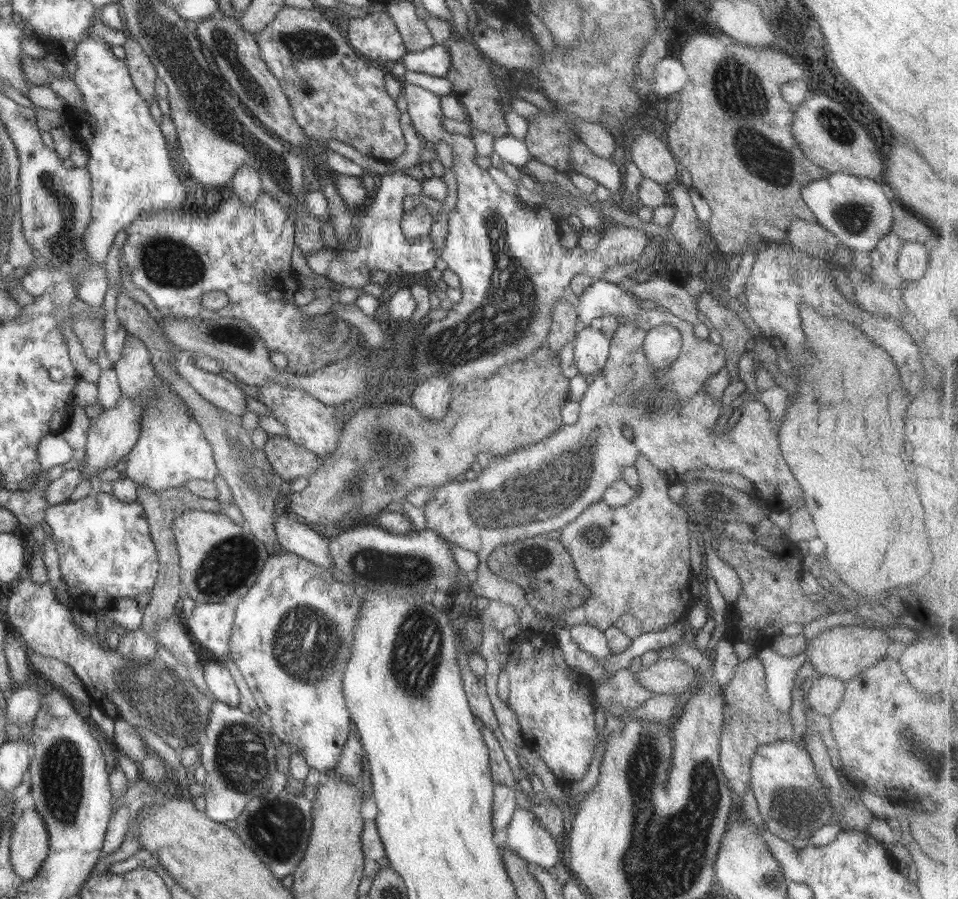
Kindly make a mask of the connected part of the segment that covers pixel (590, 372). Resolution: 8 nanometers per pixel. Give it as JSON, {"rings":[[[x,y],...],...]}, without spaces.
{"rings":[[[579,326],[574,340],[574,364],[579,374],[593,377],[604,368],[611,348],[611,339],[601,330]]]}

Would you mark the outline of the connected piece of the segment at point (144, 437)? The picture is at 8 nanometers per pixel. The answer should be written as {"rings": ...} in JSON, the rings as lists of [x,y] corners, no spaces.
{"rings":[[[162,390],[159,397],[144,408],[140,420],[140,438],[124,460],[124,474],[151,491],[182,487],[189,480],[213,481],[219,472],[213,456],[213,446],[204,438],[201,427],[188,416],[178,394]]]}

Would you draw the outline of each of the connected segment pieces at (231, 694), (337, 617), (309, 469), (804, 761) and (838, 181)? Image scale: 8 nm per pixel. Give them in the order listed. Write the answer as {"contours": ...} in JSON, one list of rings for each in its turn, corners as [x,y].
{"contours":[[[[221,662],[203,663],[204,677],[213,699],[225,702],[228,706],[238,707],[240,691],[227,667]]],[[[282,550],[279,555],[269,555],[262,567],[258,580],[252,588],[249,588],[246,594],[240,597],[240,602],[235,608],[235,622],[232,627],[231,641],[229,642],[233,661],[239,668],[242,676],[244,676],[248,687],[250,687],[258,709],[270,717],[273,724],[272,731],[274,730],[282,742],[296,744],[298,752],[305,758],[309,766],[316,768],[321,774],[325,774],[337,766],[343,746],[346,744],[350,732],[351,716],[349,715],[348,708],[346,708],[342,688],[342,674],[345,671],[345,664],[352,656],[354,631],[362,603],[363,596],[354,591],[352,584],[339,582],[329,569],[316,566],[316,564],[301,556]]],[[[269,436],[263,452],[271,468],[284,481],[291,482],[302,477],[308,478],[320,469],[318,464],[321,461],[316,454],[296,445],[285,436]]],[[[775,740],[756,749],[751,760],[752,793],[766,826],[782,840],[810,837],[821,826],[833,824],[835,810],[808,751],[793,741]]],[[[830,173],[803,186],[801,195],[816,215],[816,223],[832,232],[840,244],[852,251],[870,253],[893,226],[892,200],[882,191],[882,182],[848,173]]]]}

